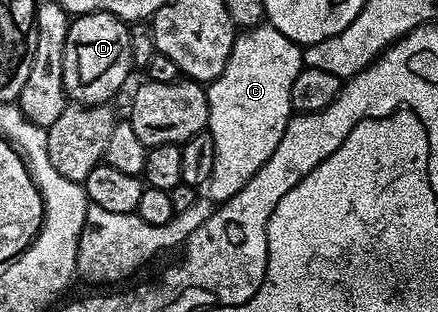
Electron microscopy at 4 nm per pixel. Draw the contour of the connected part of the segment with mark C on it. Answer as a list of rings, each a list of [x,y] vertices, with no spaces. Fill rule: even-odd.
[[[262,23],[236,36],[225,69],[206,90],[209,105],[207,130],[213,137],[214,159],[213,171],[210,173],[210,181],[205,185],[205,192],[207,191],[213,202],[227,202],[232,199],[252,179],[253,173],[272,156],[293,114],[289,101],[290,90],[304,66],[300,44],[291,42],[271,24]]]

